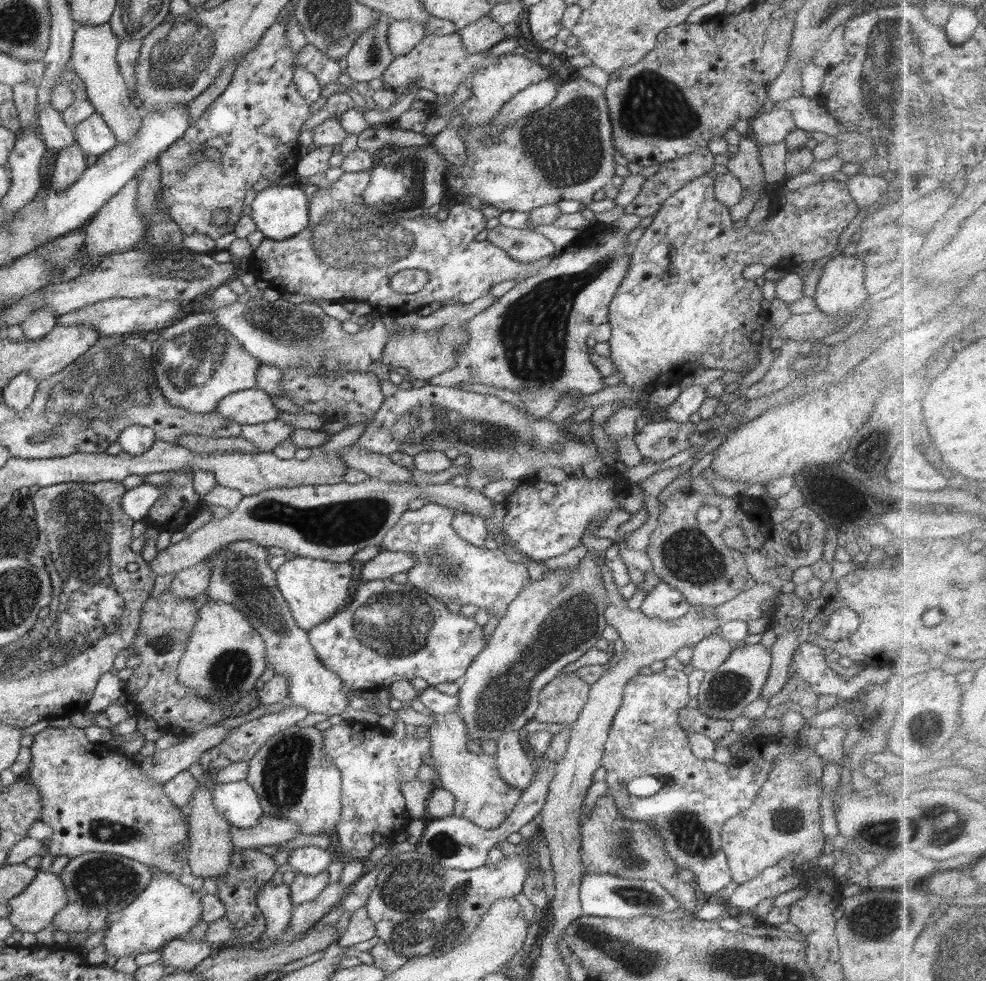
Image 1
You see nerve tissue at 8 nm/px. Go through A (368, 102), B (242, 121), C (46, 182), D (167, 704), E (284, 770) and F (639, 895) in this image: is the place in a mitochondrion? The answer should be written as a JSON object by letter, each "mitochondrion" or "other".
{"A":"other","B":"other","C":"other","D":"other","E":"mitochondrion","F":"mitochondrion"}

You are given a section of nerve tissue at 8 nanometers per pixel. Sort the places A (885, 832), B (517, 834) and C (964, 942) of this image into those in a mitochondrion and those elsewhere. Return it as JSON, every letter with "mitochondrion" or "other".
{"A":"mitochondrion","B":"other","C":"mitochondrion"}

